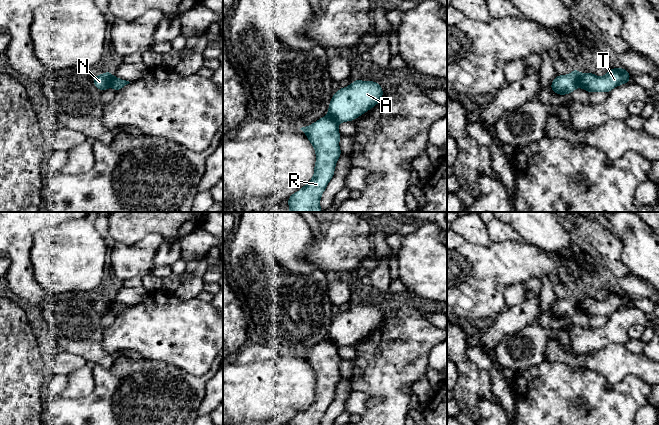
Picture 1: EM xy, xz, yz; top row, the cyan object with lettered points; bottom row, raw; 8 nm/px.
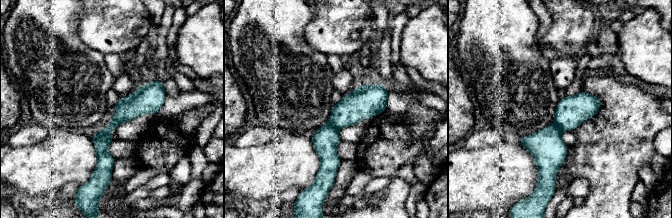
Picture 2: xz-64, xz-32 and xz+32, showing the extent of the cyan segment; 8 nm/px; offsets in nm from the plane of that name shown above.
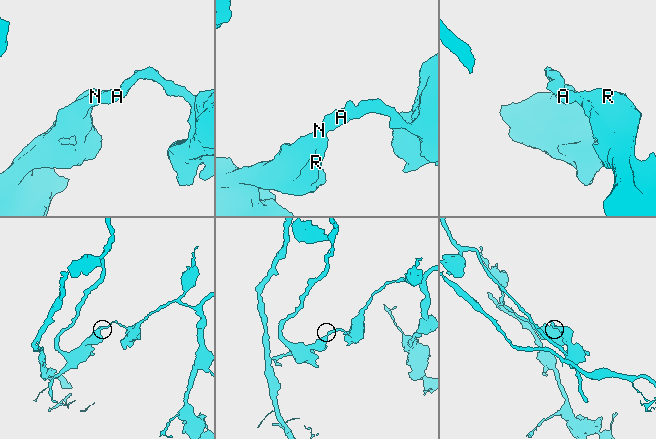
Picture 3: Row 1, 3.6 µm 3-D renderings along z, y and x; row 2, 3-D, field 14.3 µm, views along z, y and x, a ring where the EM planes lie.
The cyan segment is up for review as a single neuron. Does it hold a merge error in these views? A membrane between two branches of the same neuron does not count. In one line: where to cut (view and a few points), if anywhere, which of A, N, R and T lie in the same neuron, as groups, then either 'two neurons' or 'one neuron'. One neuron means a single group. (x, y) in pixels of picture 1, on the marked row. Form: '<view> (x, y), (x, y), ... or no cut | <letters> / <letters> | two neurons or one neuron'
xy (109, 73), (110, 86) | A / N R T | two neurons

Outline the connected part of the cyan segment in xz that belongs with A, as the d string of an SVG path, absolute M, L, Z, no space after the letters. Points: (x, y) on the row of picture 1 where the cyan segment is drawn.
M356 79L332 95L328 116L337 123L353 121L372 109L382 97L383 89L379 83Z

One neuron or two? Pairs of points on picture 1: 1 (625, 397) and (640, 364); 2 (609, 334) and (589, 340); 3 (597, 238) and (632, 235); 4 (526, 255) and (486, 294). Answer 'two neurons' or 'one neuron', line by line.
1: two neurons
2: one neuron
3: two neurons
4: one neuron

